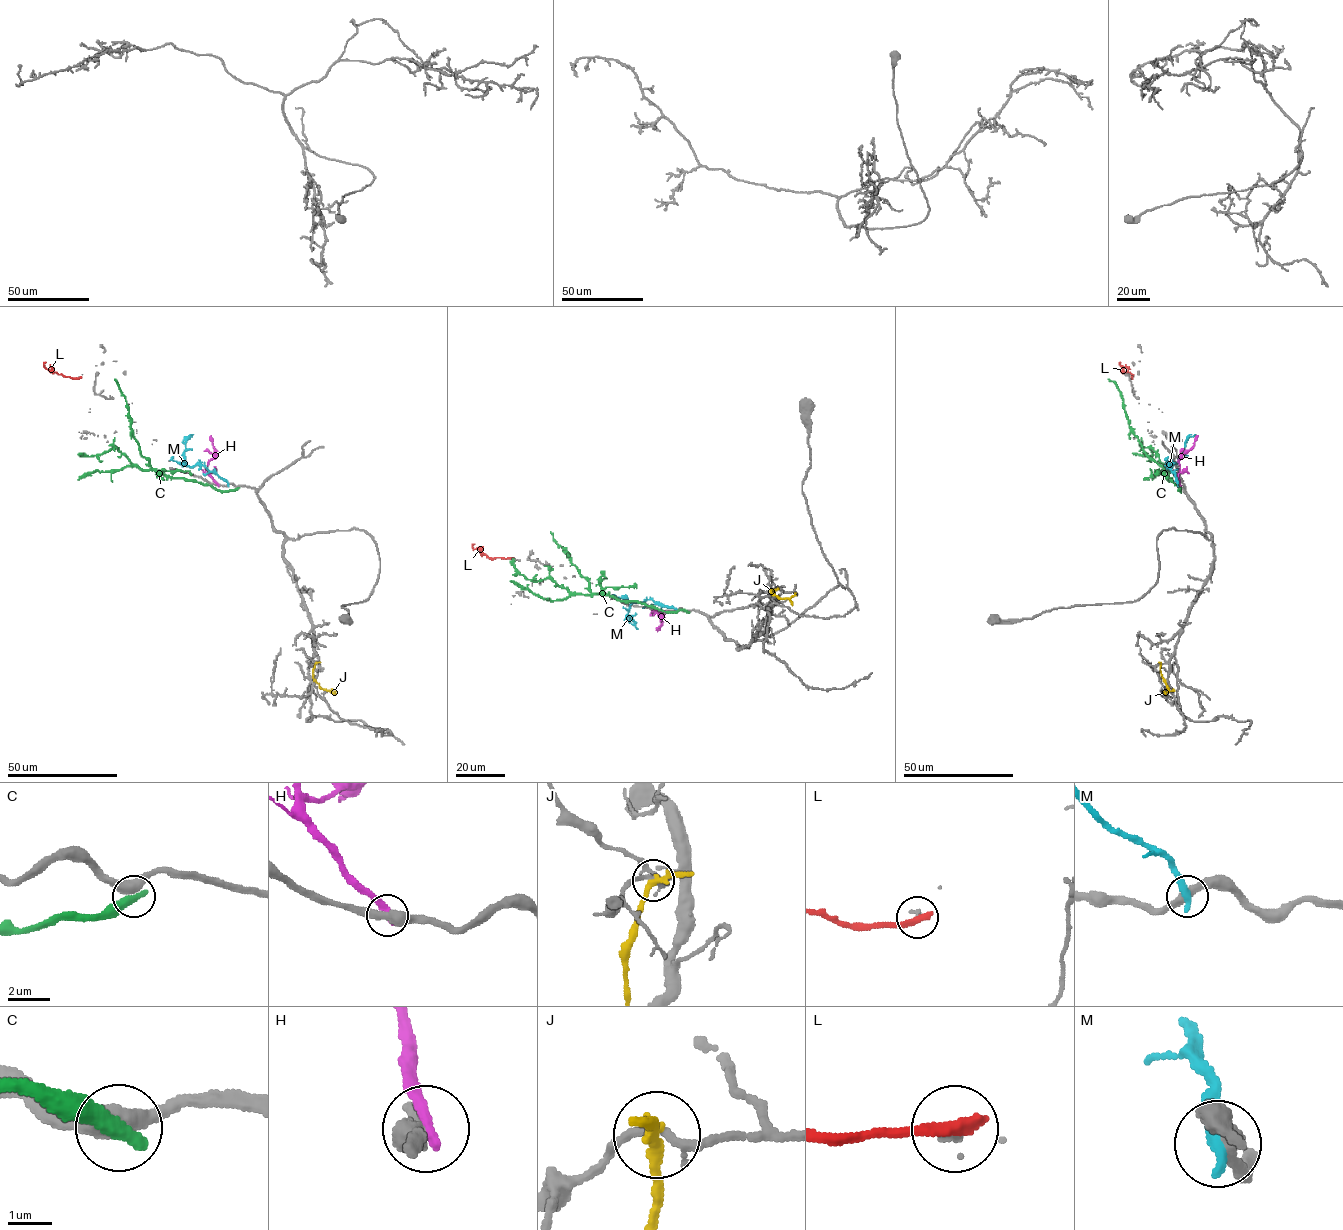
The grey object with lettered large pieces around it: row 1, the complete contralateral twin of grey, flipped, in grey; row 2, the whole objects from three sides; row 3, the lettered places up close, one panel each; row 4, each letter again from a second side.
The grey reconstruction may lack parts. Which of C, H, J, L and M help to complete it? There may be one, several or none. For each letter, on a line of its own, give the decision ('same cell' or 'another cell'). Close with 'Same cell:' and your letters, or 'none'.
C: another cell
H: another cell
J: another cell
L: another cell
M: another cell
Same cell: none

